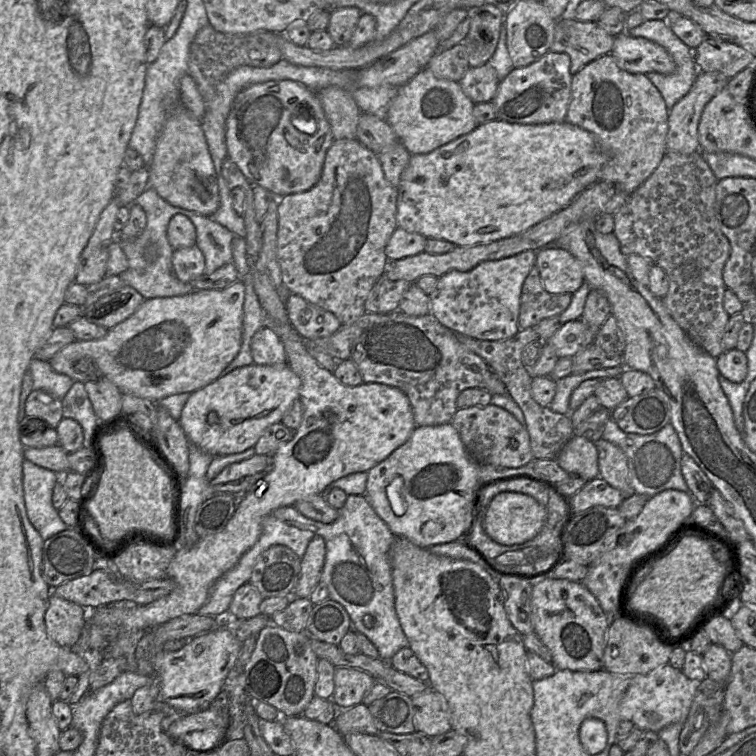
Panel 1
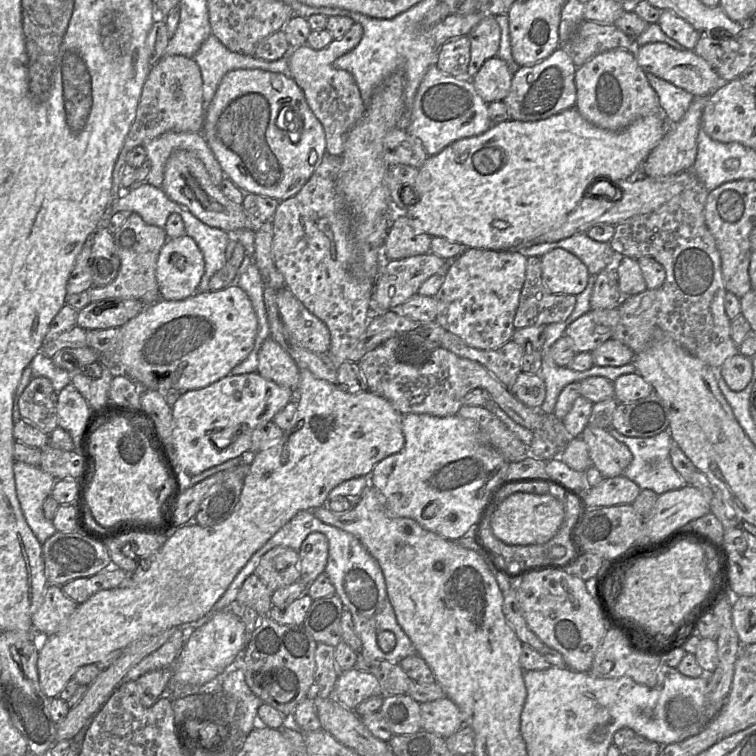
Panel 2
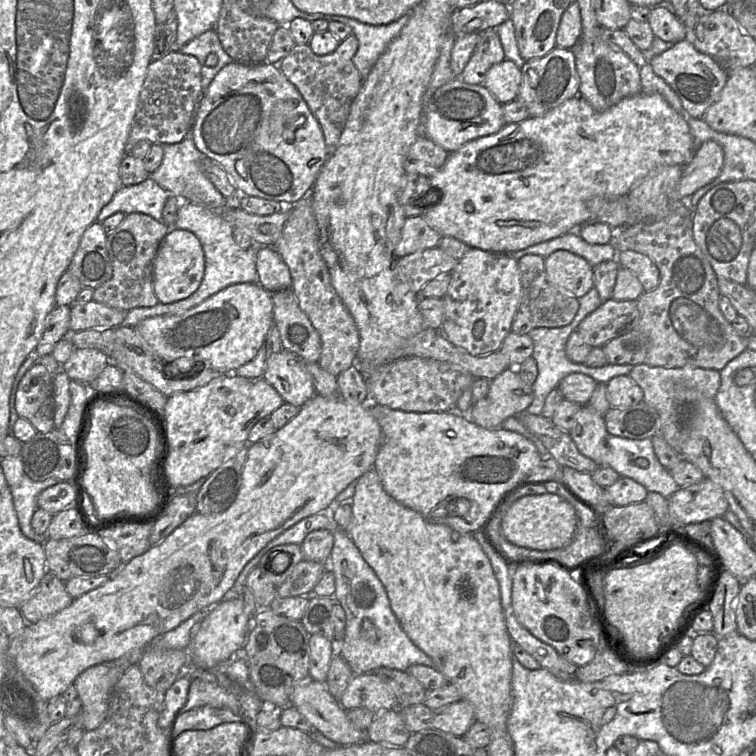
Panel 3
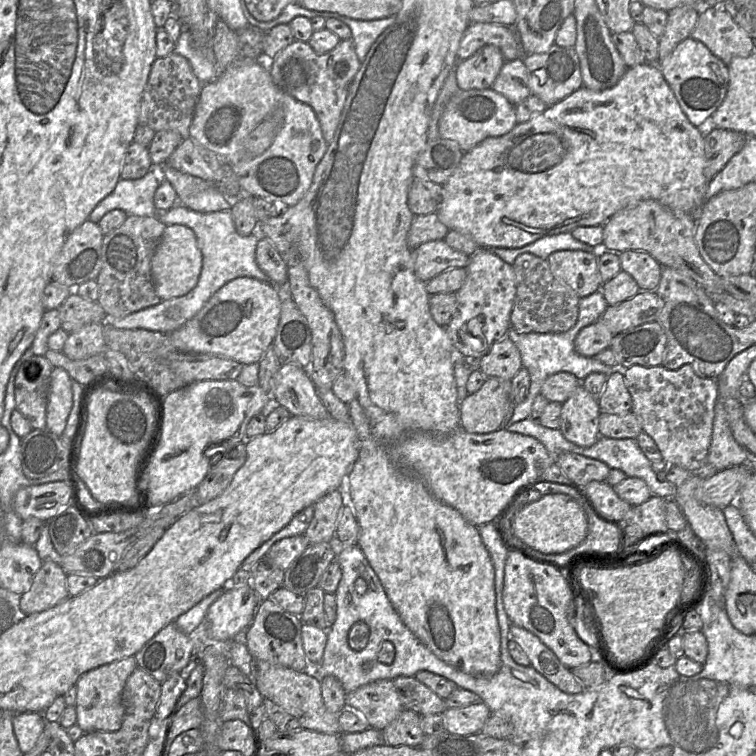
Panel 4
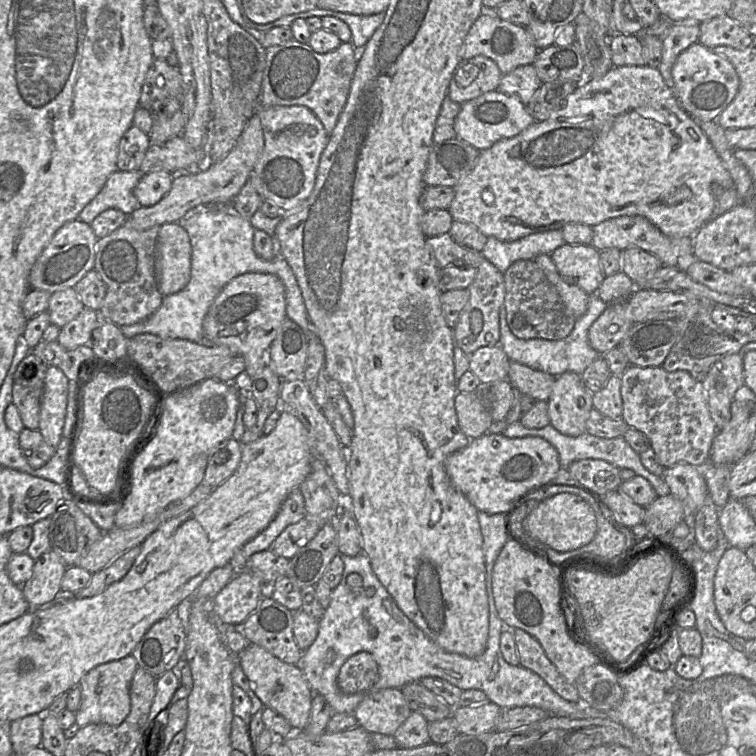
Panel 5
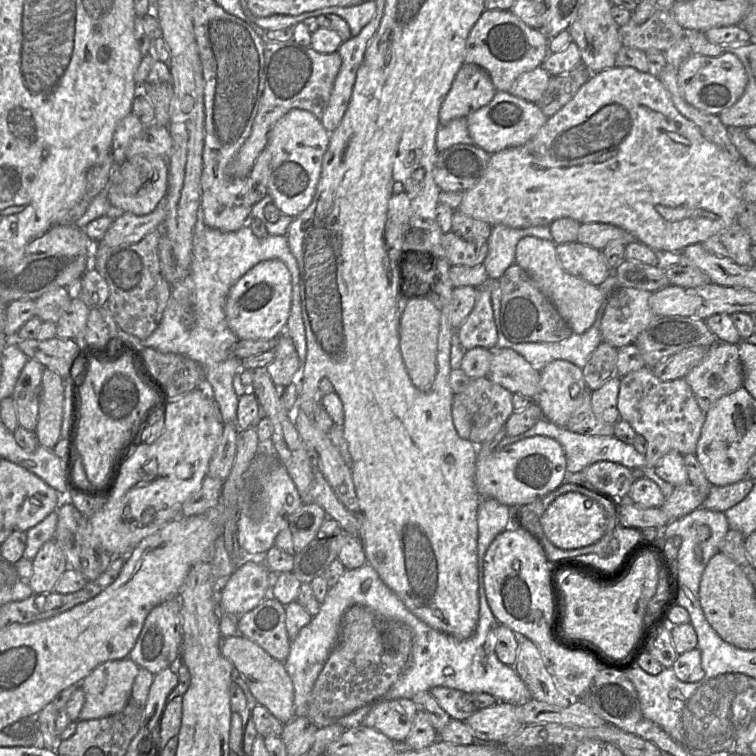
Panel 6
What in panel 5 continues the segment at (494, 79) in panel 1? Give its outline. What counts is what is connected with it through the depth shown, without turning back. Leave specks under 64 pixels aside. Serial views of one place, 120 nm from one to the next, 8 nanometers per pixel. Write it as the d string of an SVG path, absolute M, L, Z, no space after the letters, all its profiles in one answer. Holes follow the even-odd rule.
M530 64L519 66L502 75L498 90L526 106L542 84L535 67Z

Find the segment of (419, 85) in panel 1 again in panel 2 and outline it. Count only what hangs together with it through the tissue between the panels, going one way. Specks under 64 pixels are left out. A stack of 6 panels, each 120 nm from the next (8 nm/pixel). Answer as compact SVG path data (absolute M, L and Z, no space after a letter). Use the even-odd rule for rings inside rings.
M435 64L428 69L417 90L406 131L421 140L429 156L435 156L452 143L483 134L491 126L488 104L477 93L471 79L447 75Z

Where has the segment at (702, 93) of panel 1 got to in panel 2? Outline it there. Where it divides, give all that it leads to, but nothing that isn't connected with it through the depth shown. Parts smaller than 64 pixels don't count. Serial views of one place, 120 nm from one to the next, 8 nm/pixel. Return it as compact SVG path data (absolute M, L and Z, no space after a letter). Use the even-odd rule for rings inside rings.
M696 96L679 122L668 130L642 165L643 176L658 177L691 169L697 155L697 135L708 97Z

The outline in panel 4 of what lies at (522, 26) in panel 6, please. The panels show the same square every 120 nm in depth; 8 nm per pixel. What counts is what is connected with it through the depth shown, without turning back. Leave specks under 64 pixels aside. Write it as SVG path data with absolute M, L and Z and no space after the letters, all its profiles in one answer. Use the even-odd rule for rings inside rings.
M470 23L458 49L458 59L465 60L485 45L498 47L505 61L523 59L523 49L513 27L493 23Z

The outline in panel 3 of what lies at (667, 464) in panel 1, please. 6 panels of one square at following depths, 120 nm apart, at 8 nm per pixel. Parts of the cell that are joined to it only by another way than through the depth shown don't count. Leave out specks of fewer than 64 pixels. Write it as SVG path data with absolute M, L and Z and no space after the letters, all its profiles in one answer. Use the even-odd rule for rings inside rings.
M608 436L609 452L606 466L614 469L621 477L628 477L643 485L648 492L657 492L669 498L680 489L674 478L657 459L652 440L634 440L618 436Z

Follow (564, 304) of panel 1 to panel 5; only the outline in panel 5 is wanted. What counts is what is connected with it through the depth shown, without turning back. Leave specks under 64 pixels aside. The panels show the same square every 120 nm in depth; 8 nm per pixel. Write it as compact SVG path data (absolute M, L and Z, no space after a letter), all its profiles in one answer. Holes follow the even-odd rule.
M518 260L504 274L506 320L520 339L561 340L572 331L576 319L565 307L556 288L533 260Z

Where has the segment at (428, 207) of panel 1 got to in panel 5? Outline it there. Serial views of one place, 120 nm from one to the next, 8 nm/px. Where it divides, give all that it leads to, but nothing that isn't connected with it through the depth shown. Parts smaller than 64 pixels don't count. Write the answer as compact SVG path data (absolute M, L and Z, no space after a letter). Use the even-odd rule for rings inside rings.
M614 66L604 76L583 80L569 95L563 106L544 121L535 121L512 138L497 141L490 148L480 151L475 167L454 187L455 197L448 208L453 220L472 224L487 237L502 241L515 241L537 232L562 229L570 223L595 226L607 219L619 216L640 215L650 220L667 236L693 237L699 228L715 216L716 192L734 187L733 179L723 161L702 131L699 122L680 105L659 69L645 66Z

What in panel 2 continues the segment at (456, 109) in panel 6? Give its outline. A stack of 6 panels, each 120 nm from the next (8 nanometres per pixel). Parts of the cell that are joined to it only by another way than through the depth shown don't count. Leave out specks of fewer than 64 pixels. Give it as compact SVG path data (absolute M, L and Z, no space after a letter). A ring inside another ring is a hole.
M486 16L468 34L471 57L467 77L474 77L486 60L496 57L500 47L501 30L495 16Z

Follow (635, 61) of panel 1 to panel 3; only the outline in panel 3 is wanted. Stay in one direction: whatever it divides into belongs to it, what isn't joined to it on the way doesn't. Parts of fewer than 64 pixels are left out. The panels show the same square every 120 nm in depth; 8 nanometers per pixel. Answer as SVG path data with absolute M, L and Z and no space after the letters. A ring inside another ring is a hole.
M688 39L675 43L672 48L653 57L649 64L653 71L676 92L685 112L692 118L701 118L704 112L719 99L729 76L714 59L699 52Z

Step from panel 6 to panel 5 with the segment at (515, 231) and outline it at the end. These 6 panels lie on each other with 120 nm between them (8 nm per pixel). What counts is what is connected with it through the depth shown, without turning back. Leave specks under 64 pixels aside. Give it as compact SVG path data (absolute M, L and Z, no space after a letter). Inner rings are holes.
M558 229L533 233L515 241L488 237L481 253L484 259L505 273L518 260L533 260L541 254L550 255L565 244L562 231Z

